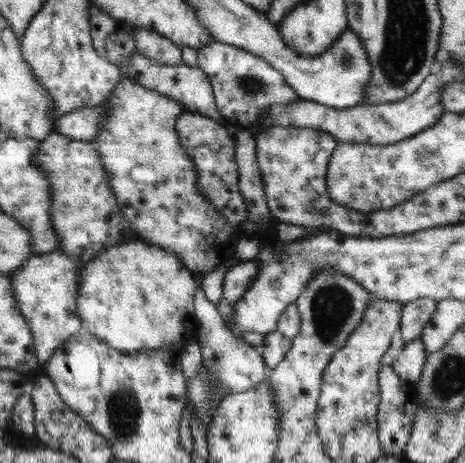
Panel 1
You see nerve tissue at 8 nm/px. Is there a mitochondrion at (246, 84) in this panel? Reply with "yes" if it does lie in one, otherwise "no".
yes

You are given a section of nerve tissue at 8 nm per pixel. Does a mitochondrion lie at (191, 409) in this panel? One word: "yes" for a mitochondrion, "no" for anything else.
no

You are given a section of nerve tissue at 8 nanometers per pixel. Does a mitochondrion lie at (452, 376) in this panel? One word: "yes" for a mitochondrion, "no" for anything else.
yes

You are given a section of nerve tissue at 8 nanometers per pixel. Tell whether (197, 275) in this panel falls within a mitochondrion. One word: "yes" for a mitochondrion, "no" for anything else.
no

